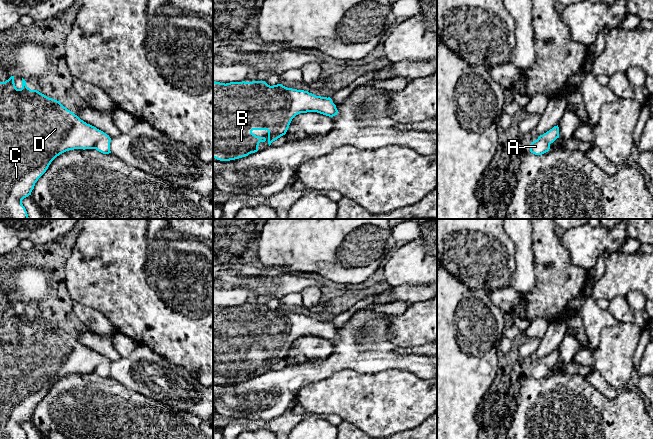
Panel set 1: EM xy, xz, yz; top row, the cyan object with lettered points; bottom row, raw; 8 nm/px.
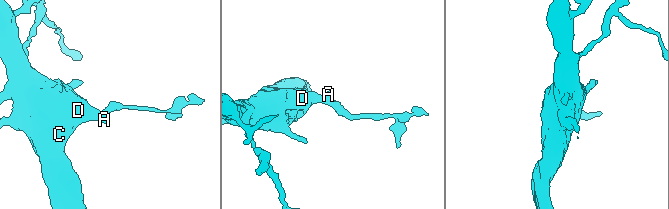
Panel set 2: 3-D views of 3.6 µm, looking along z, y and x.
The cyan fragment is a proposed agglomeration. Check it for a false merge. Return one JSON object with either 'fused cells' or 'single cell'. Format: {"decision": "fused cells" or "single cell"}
{"decision": "single cell"}

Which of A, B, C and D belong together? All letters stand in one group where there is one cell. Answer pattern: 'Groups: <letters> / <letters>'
Groups: A B C D

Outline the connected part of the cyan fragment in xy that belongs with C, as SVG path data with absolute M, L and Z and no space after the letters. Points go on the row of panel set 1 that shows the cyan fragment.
M14 76L0 82L0 219L29 219L22 200L31 195L35 183L57 156L74 149L96 149L109 154L110 142L106 133L81 120L60 101L28 88L23 78L21 89L16 88Z

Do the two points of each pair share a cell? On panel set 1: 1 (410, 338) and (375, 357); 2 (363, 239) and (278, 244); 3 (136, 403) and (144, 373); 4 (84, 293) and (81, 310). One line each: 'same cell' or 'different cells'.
1: different cells
2: same cell
3: different cells
4: different cells

